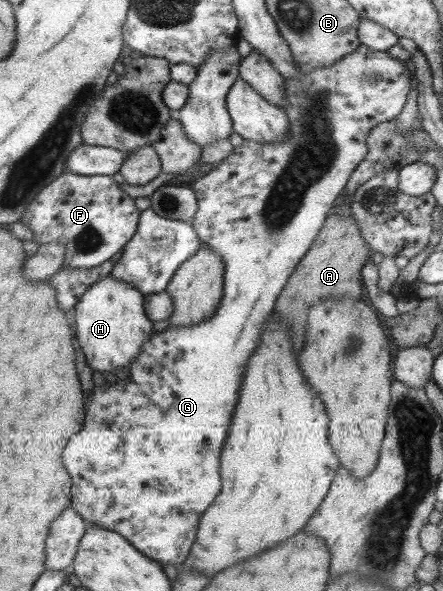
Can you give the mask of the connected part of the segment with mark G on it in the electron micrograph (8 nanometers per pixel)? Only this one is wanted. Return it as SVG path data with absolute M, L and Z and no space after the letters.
M359 44L351 53L343 55L337 69L331 67L331 73L321 75L309 75L310 69L296 65L297 77L284 79L284 102L283 112L287 116L287 137L281 143L255 143L249 139L242 139L241 145L233 147L232 151L219 163L214 164L211 171L203 175L201 179L191 183L190 188L195 194L195 213L191 219L191 226L199 238L200 243L205 243L211 251L219 255L223 262L223 295L216 307L215 314L209 320L193 324L189 327L165 328L161 332L152 332L151 336L141 344L139 354L129 362L129 378L109 385L106 383L93 385L93 391L83 395L85 407L85 419L83 427L69 439L63 449L63 468L71 479L70 505L86 525L95 524L109 531L117 532L126 539L139 553L155 561L159 566L172 565L179 567L187 557L189 549L195 541L196 531L200 515L205 512L215 500L221 487L219 476L219 459L221 447L227 438L227 427L231 423L231 411L235 409L235 399L239 397L239 379L243 377L243 367L247 365L247 357L255 347L259 345L259 331L263 329L263 323L267 315L274 311L275 299L283 289L299 260L315 240L323 226L325 218L333 211L333 201L340 195L345 187L351 172L361 162L367 143L365 136L375 127L375 124L394 119L401 111L409 94L411 72L406 63L391 57L387 52L371 51L363 44Z

